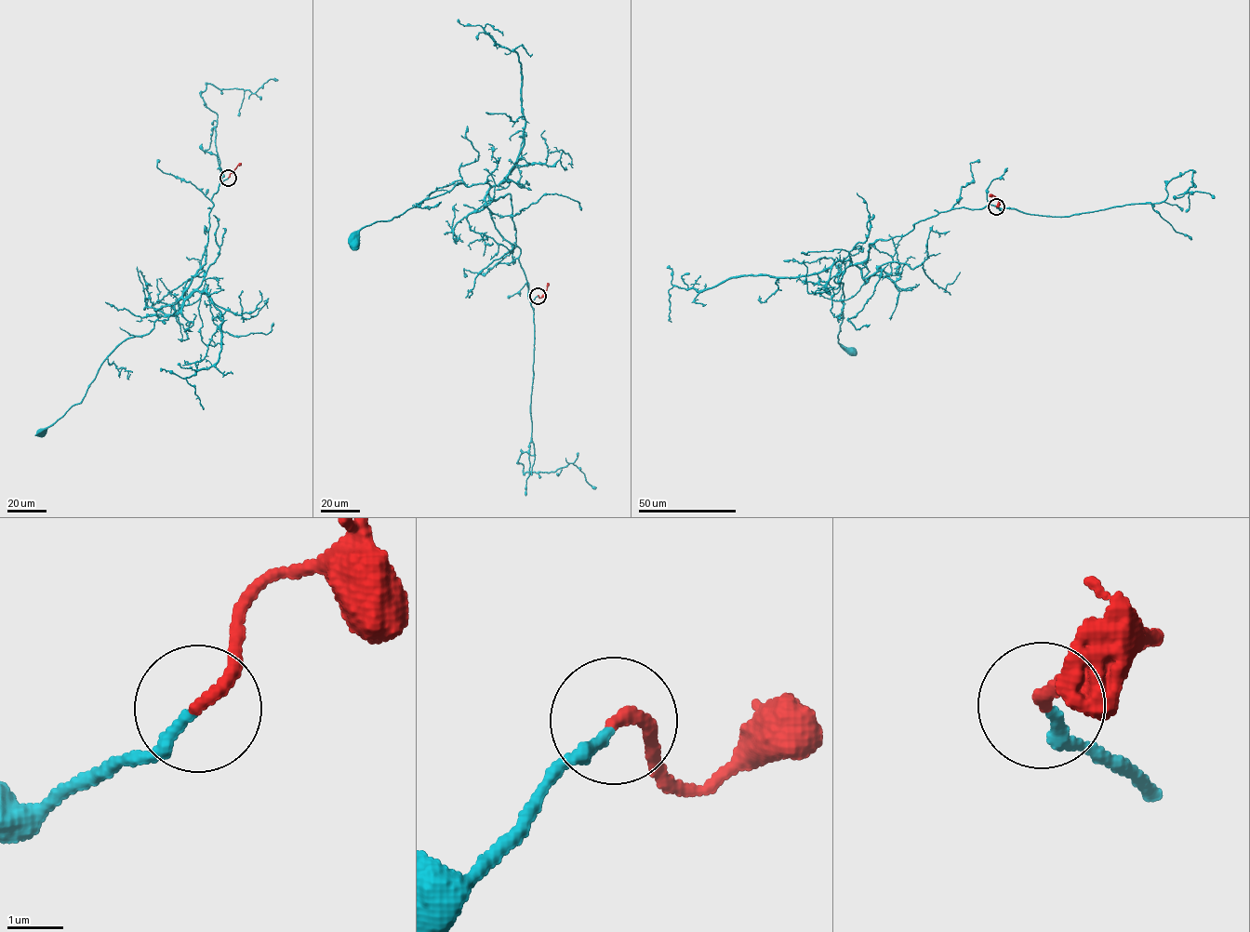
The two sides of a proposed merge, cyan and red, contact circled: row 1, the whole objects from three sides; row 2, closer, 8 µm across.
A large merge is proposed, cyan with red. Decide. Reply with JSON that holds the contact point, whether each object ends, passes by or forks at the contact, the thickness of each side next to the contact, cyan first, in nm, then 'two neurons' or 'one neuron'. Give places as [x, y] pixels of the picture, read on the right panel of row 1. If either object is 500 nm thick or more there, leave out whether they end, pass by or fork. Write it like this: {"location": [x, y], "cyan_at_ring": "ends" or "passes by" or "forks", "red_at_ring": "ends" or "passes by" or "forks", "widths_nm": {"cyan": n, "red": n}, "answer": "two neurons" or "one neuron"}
{"location": [996, 206], "cyan_at_ring": "ends", "red_at_ring": "ends", "widths_nm": {"cyan": 220, "red": 240}, "answer": "one neuron"}

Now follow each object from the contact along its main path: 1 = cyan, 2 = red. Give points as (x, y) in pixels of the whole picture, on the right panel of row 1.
1: (996, 206), (941, 211), (901, 236), (871, 243), (868, 259), (836, 273), (844, 296), (838, 342), (852, 351)
2: (996, 206), (1000, 204), (999, 201), (990, 194)

